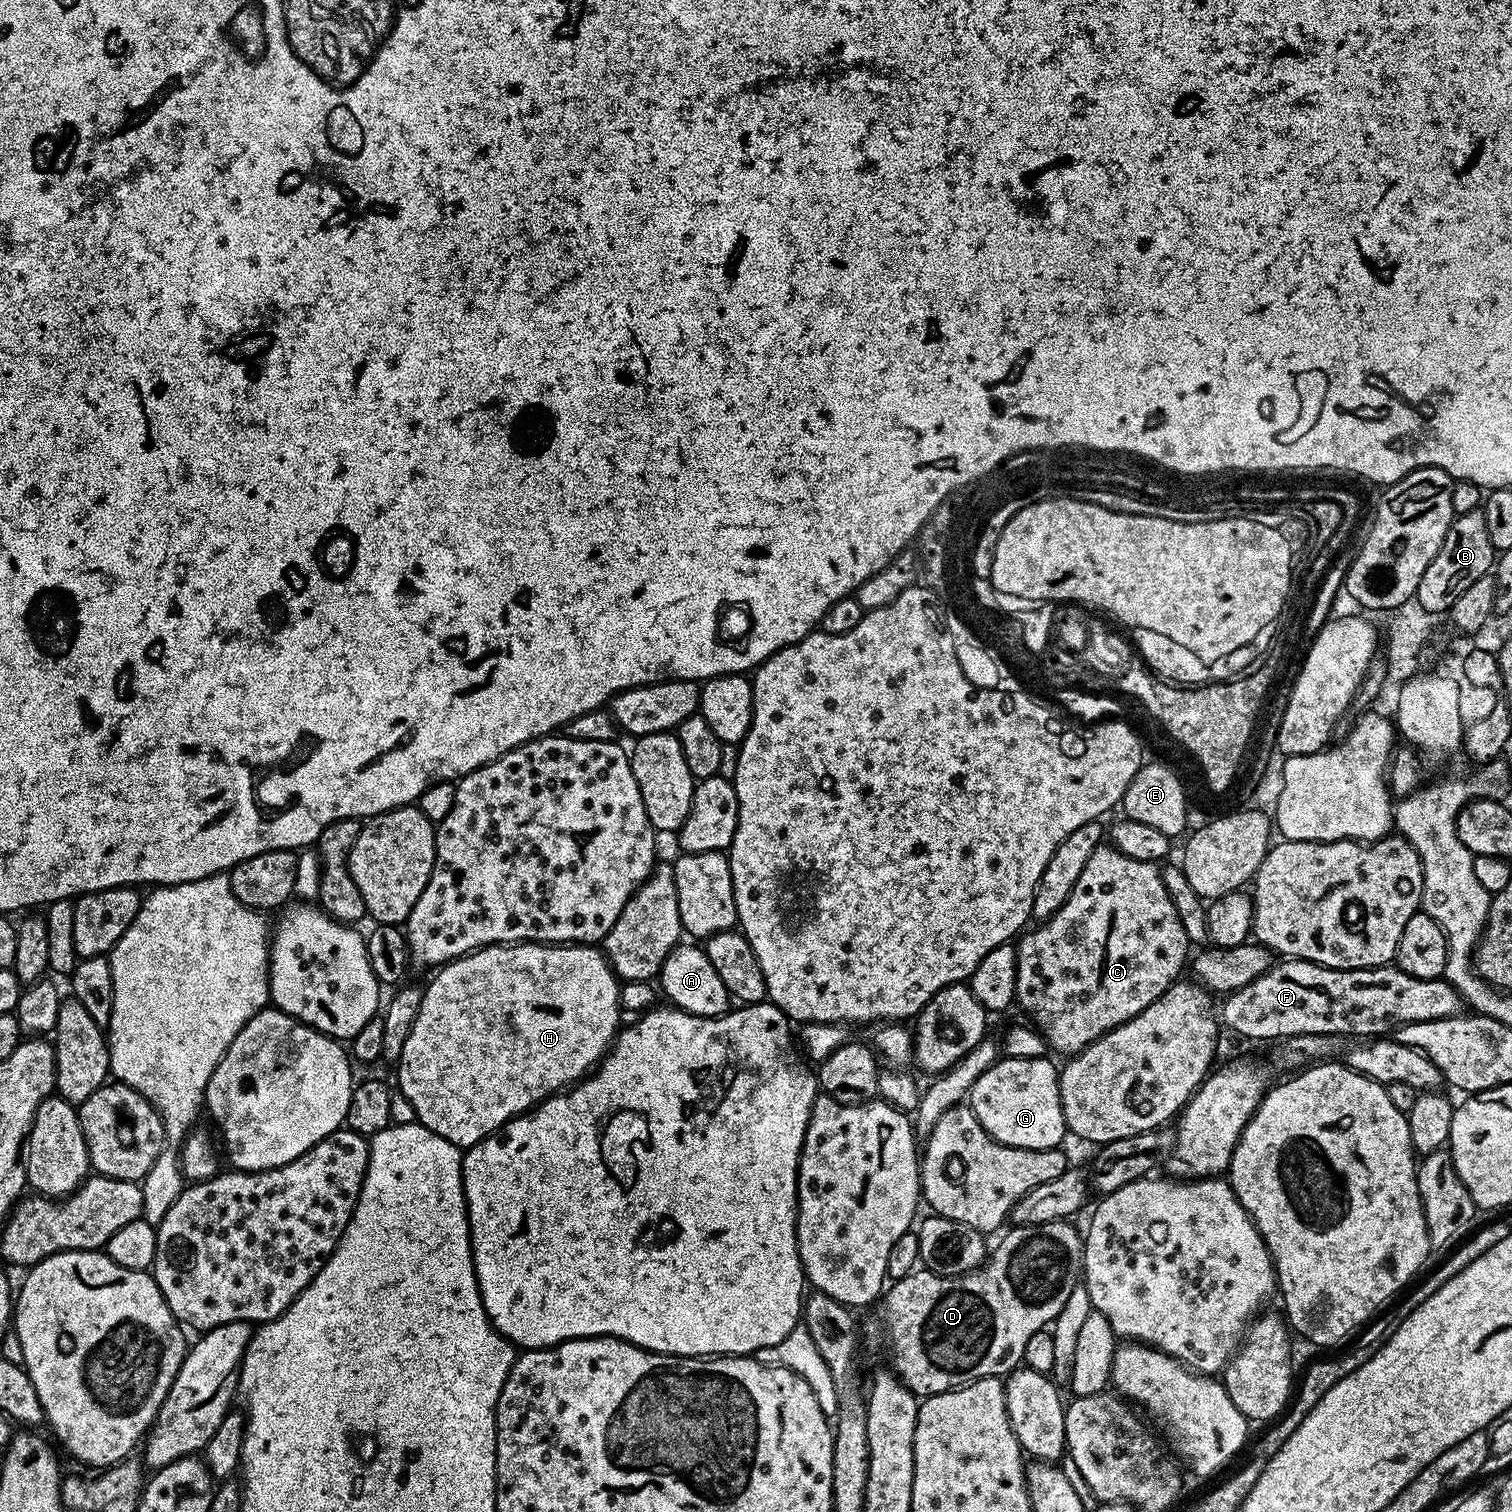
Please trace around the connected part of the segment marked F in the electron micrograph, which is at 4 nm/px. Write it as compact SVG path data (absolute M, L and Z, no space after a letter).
M1281 959L1273 963L1266 974L1254 978L1236 992L1223 997L1224 1005L1219 1005L1218 1016L1232 1032L1249 1036L1252 1040L1276 1040L1302 1034L1330 1034L1341 1037L1380 1038L1395 1033L1396 1029L1410 1022L1426 1022L1447 1016L1459 1016L1462 1012L1460 995L1447 980L1423 980L1414 978L1395 966L1383 968L1327 968L1309 960Z

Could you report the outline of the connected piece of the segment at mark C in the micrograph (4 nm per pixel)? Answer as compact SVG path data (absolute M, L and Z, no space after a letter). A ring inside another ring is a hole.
M1111 846L1098 847L1090 854L1090 862L1086 862L1086 870L1074 882L1070 898L1049 920L1036 927L1040 928L1025 931L1019 937L1020 944L1015 945L1015 1003L1032 1015L1031 1023L1044 1037L1045 1045L1051 1051L1053 1048L1061 1052L1064 1058L1075 1056L1099 1036L1146 1010L1177 983L1176 975L1183 968L1185 971L1190 956L1190 941L1186 930L1182 930L1182 922L1178 922L1178 910L1170 902L1161 869L1150 861L1126 858L1126 854Z

